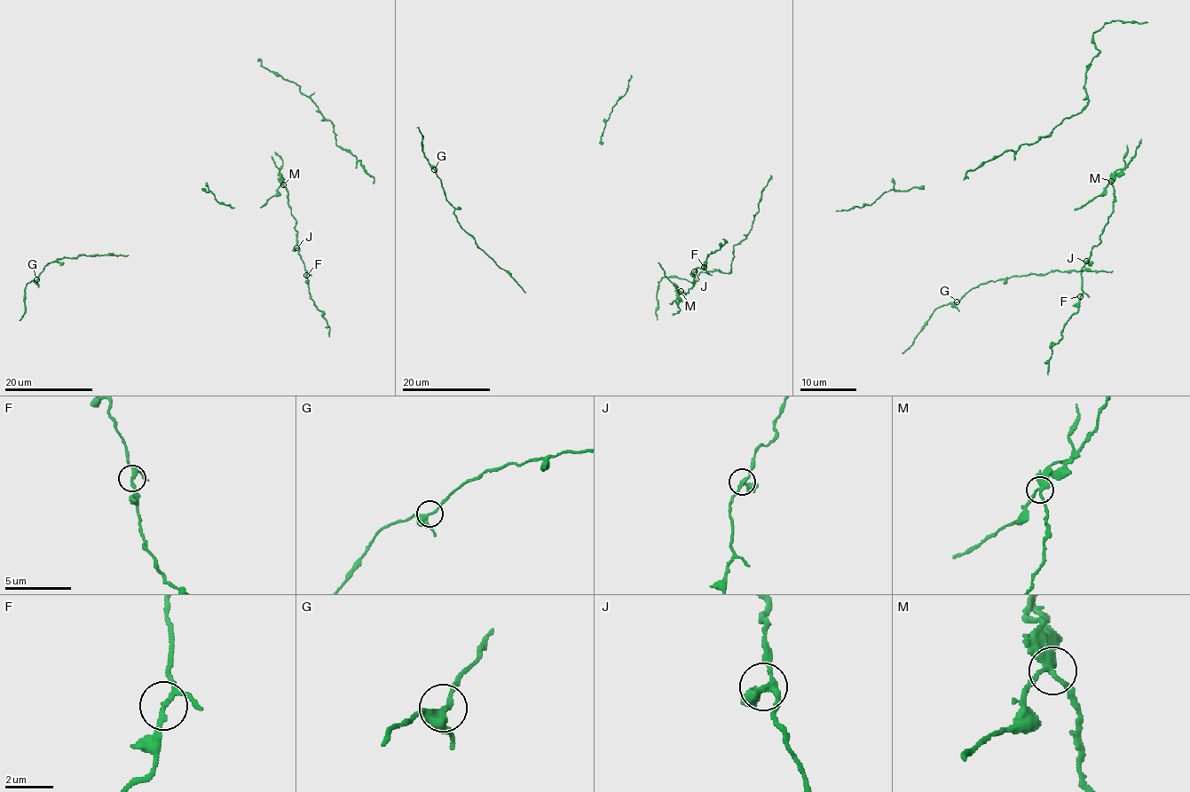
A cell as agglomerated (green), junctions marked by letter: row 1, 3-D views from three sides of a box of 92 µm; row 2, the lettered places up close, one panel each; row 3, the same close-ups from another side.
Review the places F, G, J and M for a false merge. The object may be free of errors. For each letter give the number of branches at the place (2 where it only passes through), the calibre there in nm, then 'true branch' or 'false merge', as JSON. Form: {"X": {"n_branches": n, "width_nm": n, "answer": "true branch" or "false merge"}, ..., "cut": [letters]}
{"F": {"n_branches": 3, "width_nm": 170, "answer": "true branch"}, "G": {"n_branches": 4, "width_nm": 280, "answer": "true branch"}, "J": {"n_branches": 3, "width_nm": 240, "answer": "true branch"}, "M": {"n_branches": 3, "width_nm": 280, "answer": "false merge"}, "cut": ["M"]}

